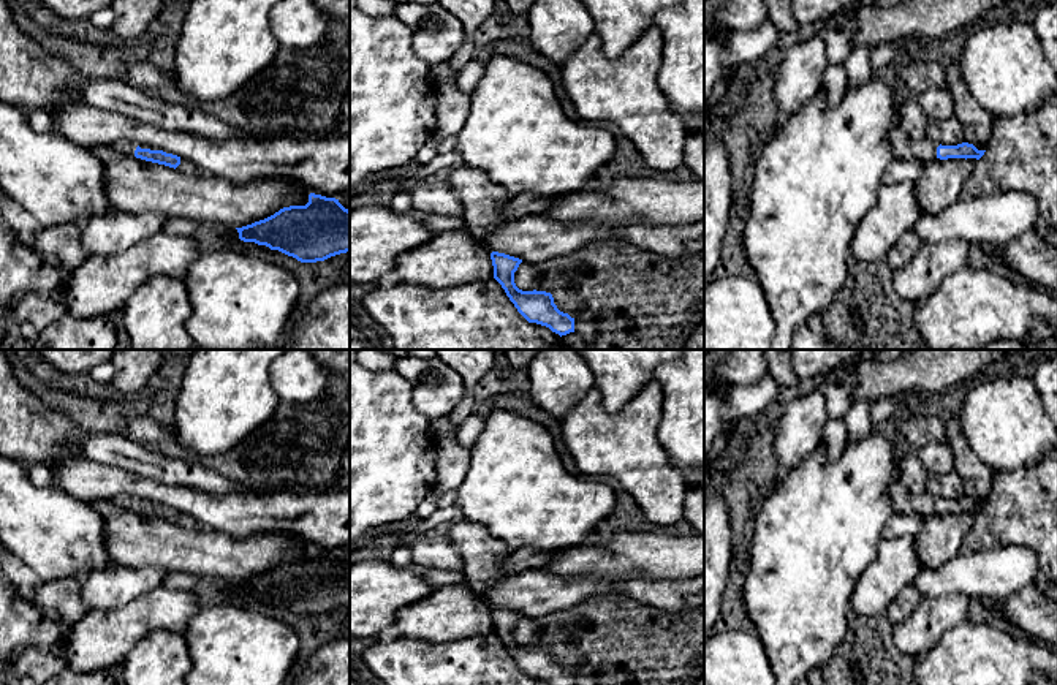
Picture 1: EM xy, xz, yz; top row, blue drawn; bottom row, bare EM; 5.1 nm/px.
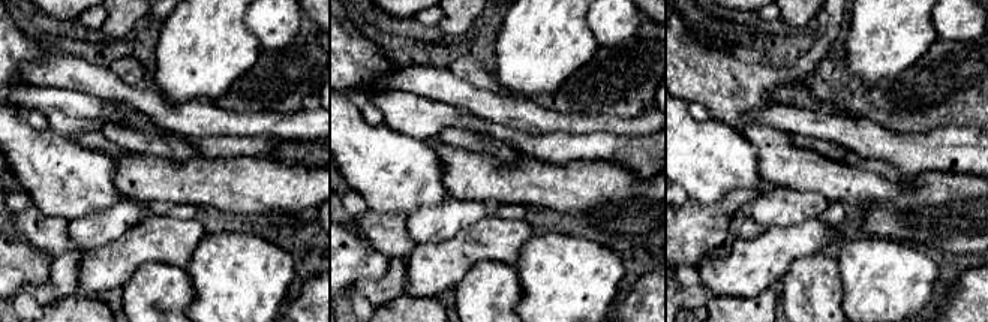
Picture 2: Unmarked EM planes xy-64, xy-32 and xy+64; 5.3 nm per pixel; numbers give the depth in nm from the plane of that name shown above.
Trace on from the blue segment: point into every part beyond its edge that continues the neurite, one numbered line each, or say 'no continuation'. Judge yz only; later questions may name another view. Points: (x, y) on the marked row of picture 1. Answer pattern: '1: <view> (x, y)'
1: yz (902, 146)

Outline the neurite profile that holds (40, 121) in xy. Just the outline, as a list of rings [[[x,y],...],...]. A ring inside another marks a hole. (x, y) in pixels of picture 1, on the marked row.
[[[30,109],[25,112],[25,117],[35,133],[47,133],[54,130],[51,114],[43,109]]]

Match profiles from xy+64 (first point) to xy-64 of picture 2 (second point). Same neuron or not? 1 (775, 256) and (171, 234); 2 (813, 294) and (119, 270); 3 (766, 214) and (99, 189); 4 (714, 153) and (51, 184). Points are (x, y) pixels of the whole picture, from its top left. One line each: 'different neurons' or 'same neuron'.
1: same neuron
2: different neurons
3: different neurons
4: same neuron

